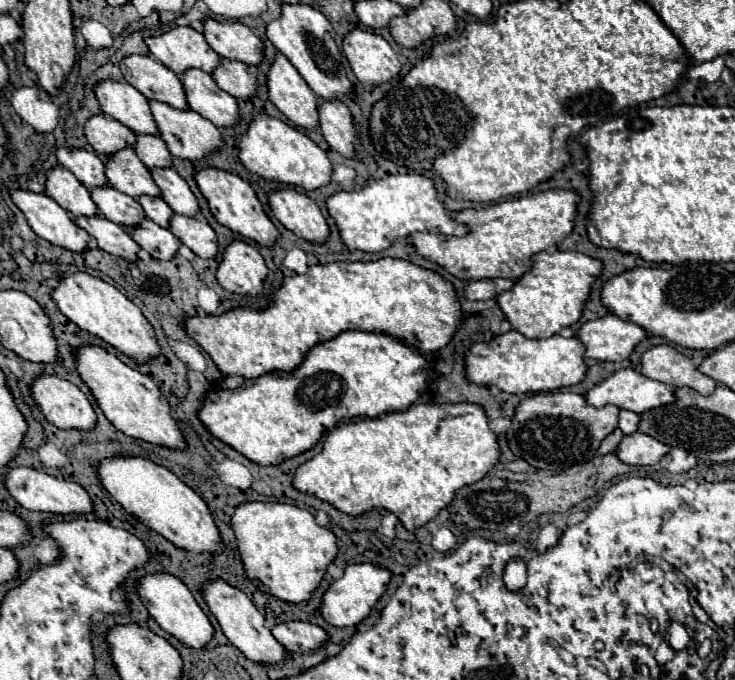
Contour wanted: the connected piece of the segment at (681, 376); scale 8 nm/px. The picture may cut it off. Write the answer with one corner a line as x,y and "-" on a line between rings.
663,344
653,346
641,356
641,372
653,380
659,380
671,388
689,386
703,396
713,394
717,382
699,372
697,364
677,348

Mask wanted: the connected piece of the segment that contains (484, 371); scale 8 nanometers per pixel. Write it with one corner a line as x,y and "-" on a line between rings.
511,330
489,340
489,344
473,344
467,354
467,378
475,384
497,386
509,394
527,392
547,392
563,386
573,386
587,376
587,358
583,342
573,338
563,338
559,334
551,338
525,338
521,332

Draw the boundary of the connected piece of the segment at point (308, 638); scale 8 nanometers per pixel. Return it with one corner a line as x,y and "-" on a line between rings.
285,622
273,628
273,636
289,650
289,652
309,652
321,648
329,636
321,626
309,622

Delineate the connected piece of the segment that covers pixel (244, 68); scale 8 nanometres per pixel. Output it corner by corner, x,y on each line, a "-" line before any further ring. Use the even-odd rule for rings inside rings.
221,60
221,66
213,72
213,80
235,98
253,98
257,94
257,68
243,62

